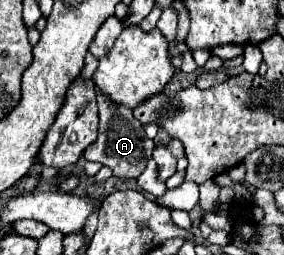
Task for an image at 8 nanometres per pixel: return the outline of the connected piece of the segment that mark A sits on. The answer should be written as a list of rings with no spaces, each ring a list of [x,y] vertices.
[[[96,90],[98,96],[98,112],[100,112],[100,128],[98,138],[84,150],[86,160],[100,162],[104,166],[110,166],[114,176],[120,178],[138,178],[146,166],[146,160],[150,158],[154,150],[154,142],[144,134],[144,126],[132,116],[132,108],[128,106],[116,106],[114,102],[108,102],[100,90]]]

